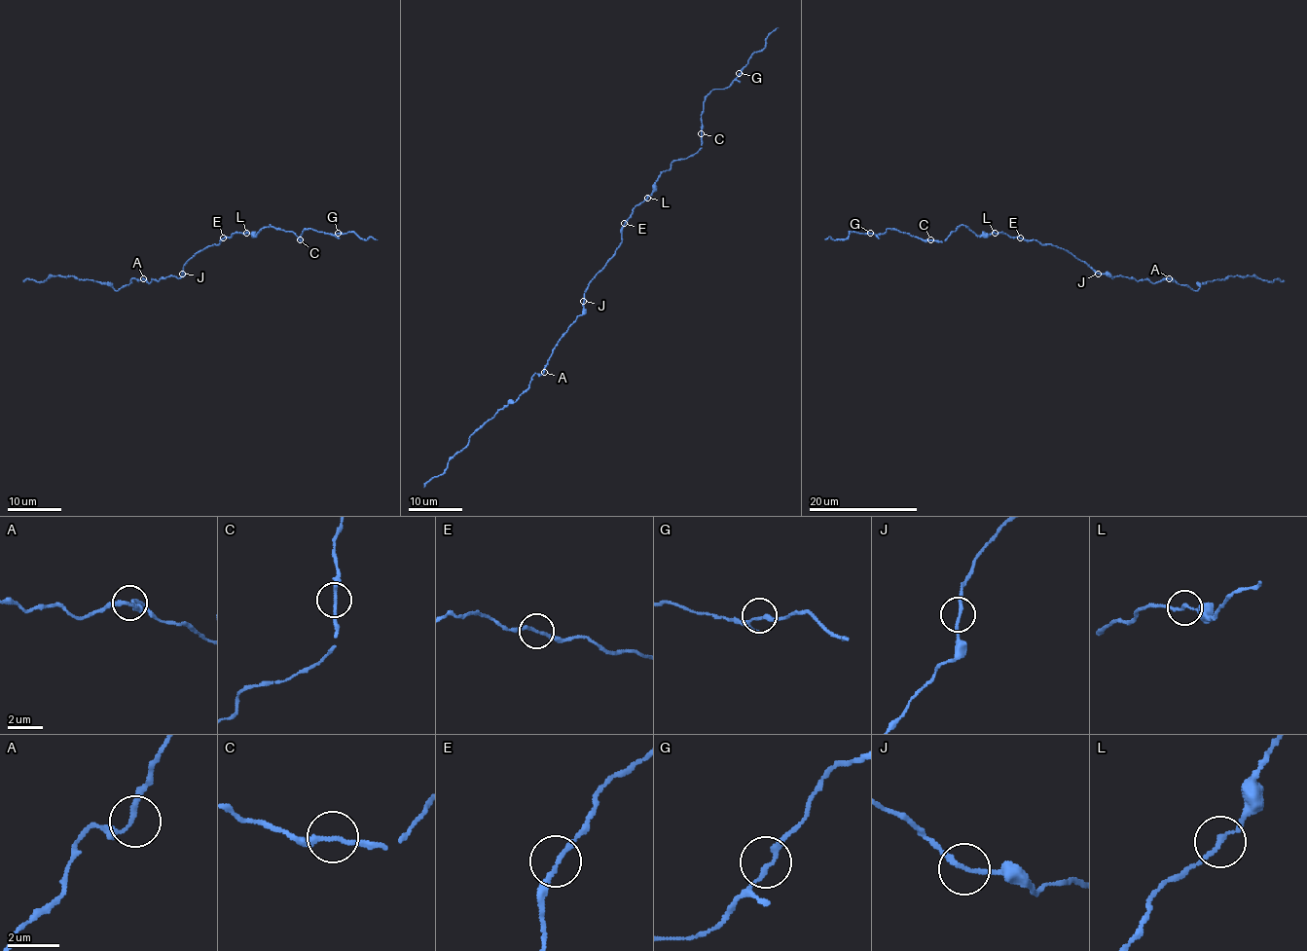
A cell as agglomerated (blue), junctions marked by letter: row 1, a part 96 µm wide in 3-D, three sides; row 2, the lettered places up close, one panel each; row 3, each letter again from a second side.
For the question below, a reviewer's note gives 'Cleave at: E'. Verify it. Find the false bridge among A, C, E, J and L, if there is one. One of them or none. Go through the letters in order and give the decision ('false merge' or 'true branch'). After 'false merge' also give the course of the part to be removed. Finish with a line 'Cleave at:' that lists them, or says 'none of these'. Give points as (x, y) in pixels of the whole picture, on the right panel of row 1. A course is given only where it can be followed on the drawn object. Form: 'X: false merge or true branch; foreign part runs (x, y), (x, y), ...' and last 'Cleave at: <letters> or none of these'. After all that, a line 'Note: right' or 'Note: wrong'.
A: true branch
C: true branch
E: true branch
J: true branch
L: true branch
Cleave at: none of these
Note: wrong

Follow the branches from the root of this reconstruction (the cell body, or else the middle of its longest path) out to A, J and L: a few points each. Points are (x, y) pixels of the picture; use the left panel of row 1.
A: (208, 246), (184, 265), (184, 272), (178, 278), (168, 275), (150, 282), (143, 278)
J: (208, 246), (184, 265), (182, 274)
L: (208, 246), (218, 244), (220, 239), (235, 233), (246, 233)

